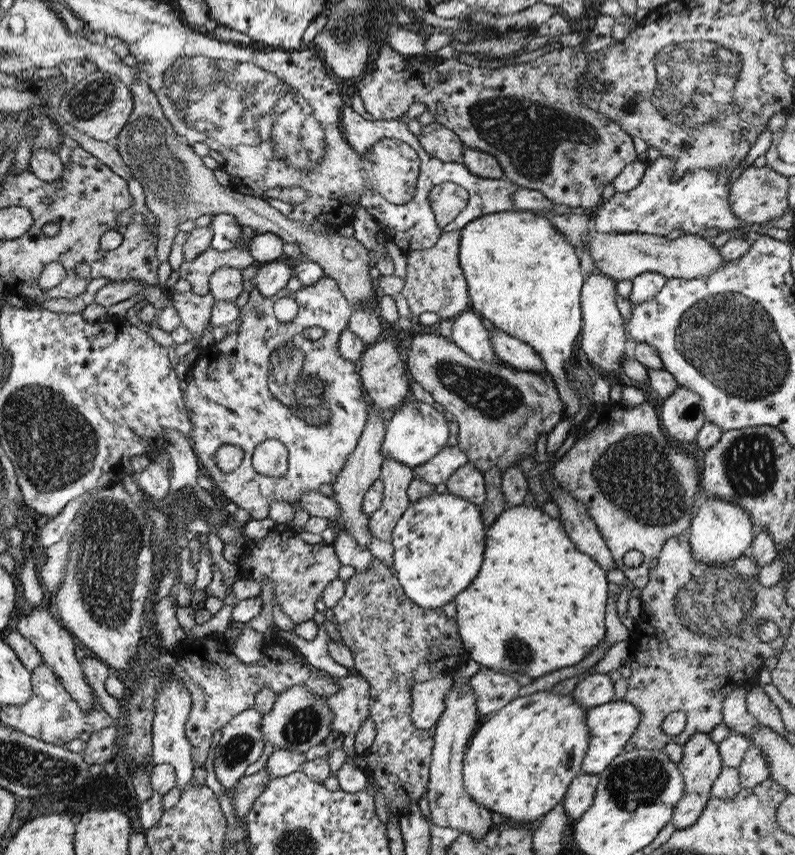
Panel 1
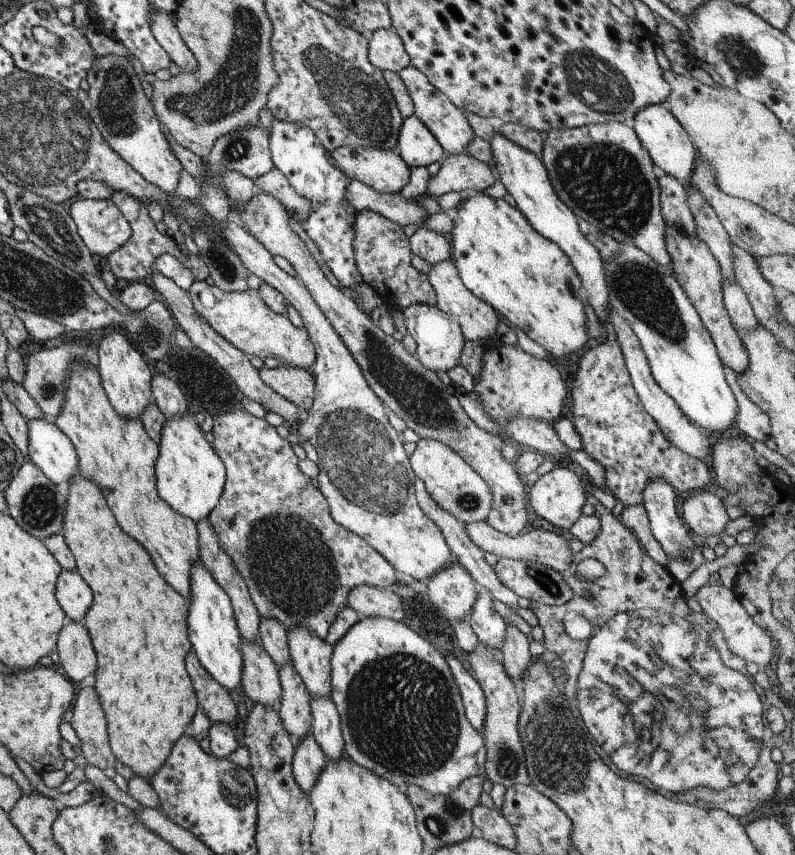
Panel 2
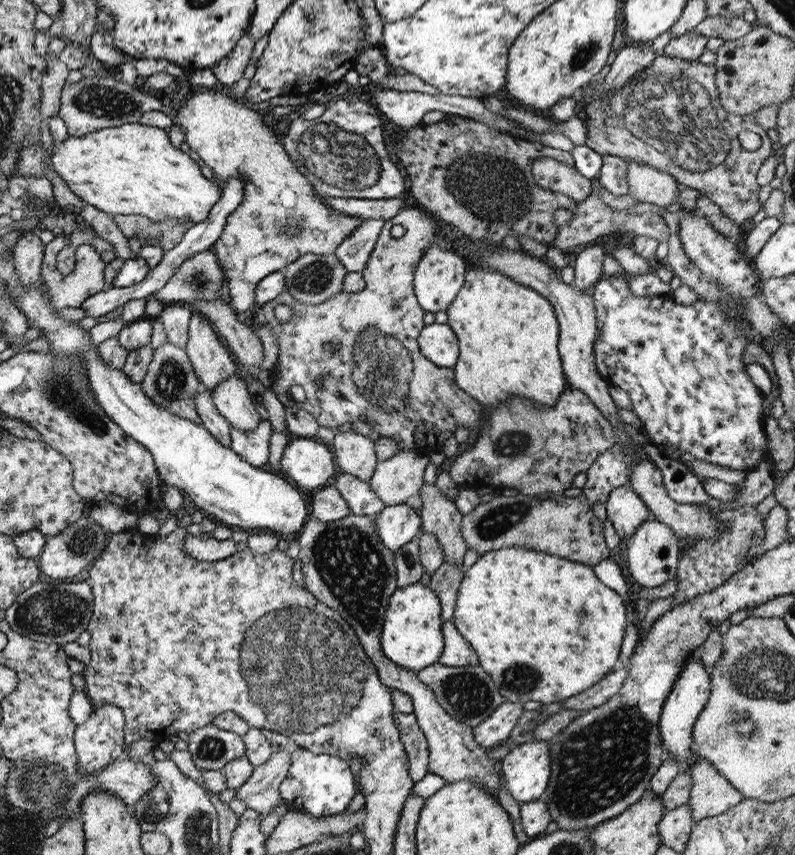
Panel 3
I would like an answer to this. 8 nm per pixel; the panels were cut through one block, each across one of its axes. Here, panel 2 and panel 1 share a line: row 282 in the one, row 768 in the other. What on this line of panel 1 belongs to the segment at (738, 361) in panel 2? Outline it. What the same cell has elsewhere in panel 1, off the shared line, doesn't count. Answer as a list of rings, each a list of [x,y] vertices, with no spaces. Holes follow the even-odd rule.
[[[707,732],[692,734],[682,744],[682,757],[676,765],[683,778],[684,789],[679,802],[674,806],[670,821],[676,829],[682,829],[691,826],[705,808],[706,802],[710,799],[712,782],[717,779],[723,766],[718,746],[711,740]]]

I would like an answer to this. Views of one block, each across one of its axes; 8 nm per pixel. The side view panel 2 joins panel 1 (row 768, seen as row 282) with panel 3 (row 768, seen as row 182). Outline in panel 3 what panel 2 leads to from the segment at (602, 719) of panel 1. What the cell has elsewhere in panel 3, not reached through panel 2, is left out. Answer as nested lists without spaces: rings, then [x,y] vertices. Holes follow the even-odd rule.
[[[549,741],[518,744],[501,762],[505,787],[518,804],[535,801],[545,792],[549,780]]]

